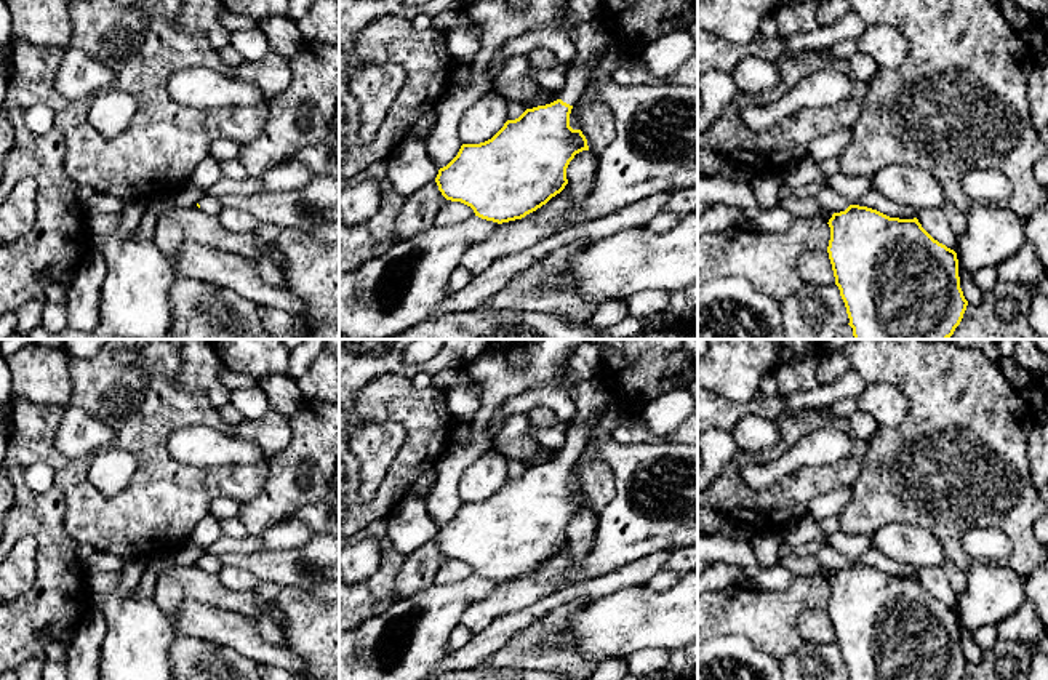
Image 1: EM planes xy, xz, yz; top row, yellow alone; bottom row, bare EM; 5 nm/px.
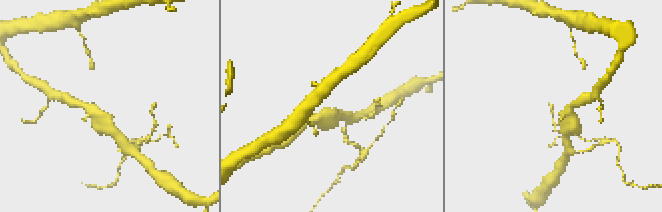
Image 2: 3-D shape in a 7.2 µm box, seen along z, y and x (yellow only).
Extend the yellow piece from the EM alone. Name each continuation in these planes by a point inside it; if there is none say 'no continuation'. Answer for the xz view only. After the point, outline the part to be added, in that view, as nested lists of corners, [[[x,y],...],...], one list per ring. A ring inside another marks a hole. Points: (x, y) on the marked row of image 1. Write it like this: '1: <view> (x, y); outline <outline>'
1: xz (578, 77); outline [[[595,56],[592,61],[568,69],[568,82],[560,93],[560,99],[570,106],[576,104],[587,86],[590,69],[595,66],[595,62],[600,61],[600,56]]]

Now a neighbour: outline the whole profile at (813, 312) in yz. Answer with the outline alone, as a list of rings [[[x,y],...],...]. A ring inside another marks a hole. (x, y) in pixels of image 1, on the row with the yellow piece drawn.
[[[803,283],[781,304],[784,339],[835,339],[838,330],[850,323],[838,286]]]

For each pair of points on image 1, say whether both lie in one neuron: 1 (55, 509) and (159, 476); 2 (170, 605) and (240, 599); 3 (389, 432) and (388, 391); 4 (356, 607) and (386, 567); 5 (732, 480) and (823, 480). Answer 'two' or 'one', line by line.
1: two
2: one
3: two
4: one
5: one

